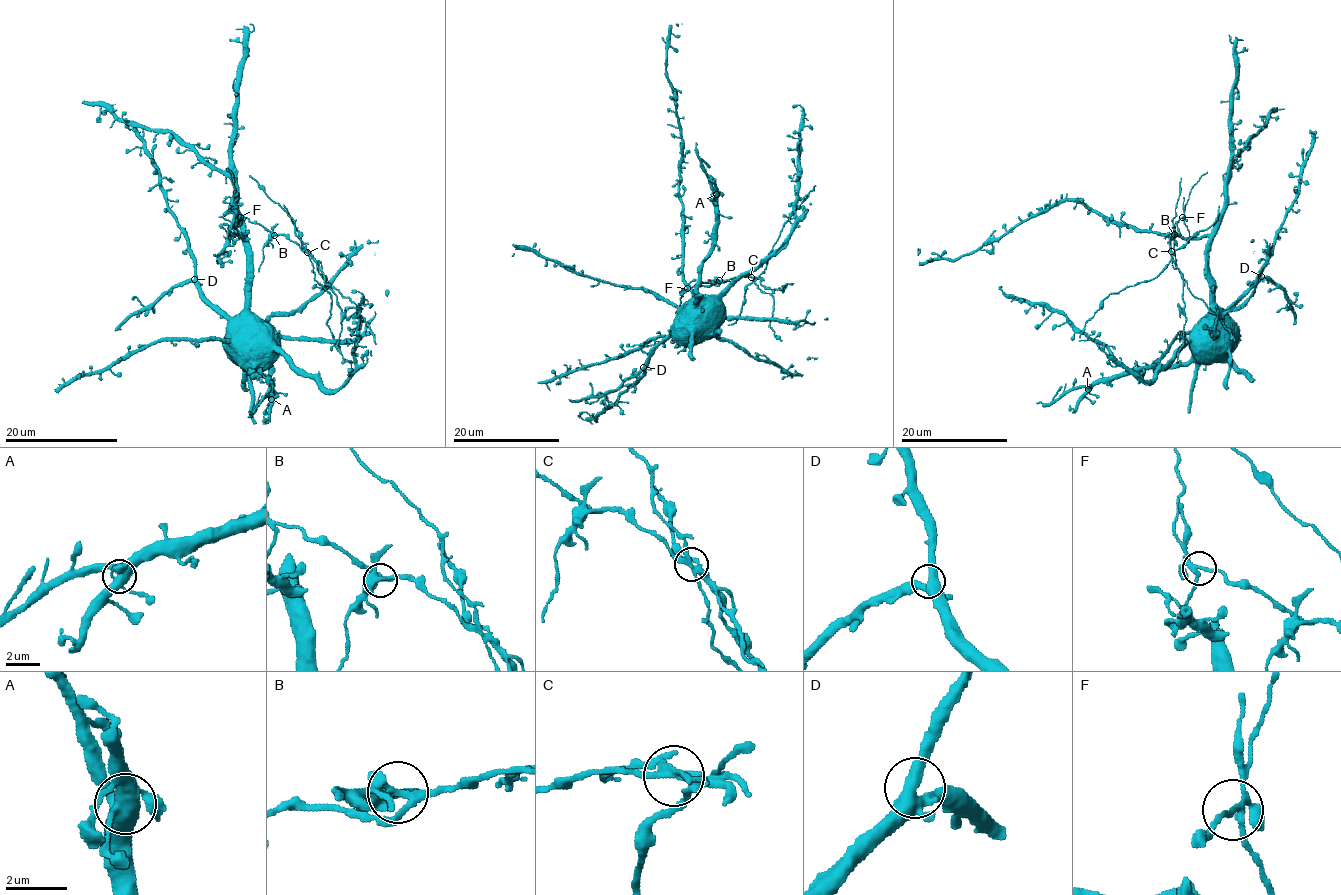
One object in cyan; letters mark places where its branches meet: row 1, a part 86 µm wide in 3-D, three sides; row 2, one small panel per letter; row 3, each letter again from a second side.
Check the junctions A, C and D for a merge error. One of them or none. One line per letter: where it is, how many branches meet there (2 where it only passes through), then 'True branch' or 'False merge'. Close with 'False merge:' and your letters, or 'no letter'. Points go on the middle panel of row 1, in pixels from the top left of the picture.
A: Place: (716, 194). Branches: 5. True branch
C: Place: (751, 277). Branches: 5. False merge
D: Place: (643, 367). Branches: 4. True branch
False merge: C

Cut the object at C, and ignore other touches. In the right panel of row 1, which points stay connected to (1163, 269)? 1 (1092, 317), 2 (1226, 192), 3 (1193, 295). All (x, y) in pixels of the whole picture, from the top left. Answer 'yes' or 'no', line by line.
1: yes
2: no
3: no

